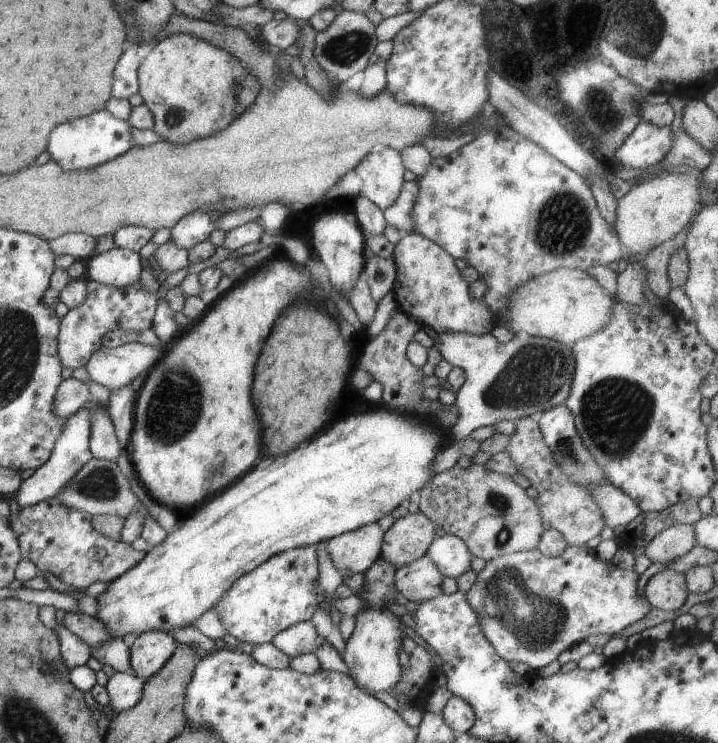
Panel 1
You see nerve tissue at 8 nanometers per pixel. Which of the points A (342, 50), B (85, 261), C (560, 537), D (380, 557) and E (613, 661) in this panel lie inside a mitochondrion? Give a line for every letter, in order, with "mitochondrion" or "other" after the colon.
A: mitochondrion
B: other
C: other
D: other
E: other

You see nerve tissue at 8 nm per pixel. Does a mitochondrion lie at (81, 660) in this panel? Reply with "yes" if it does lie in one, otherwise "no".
no

